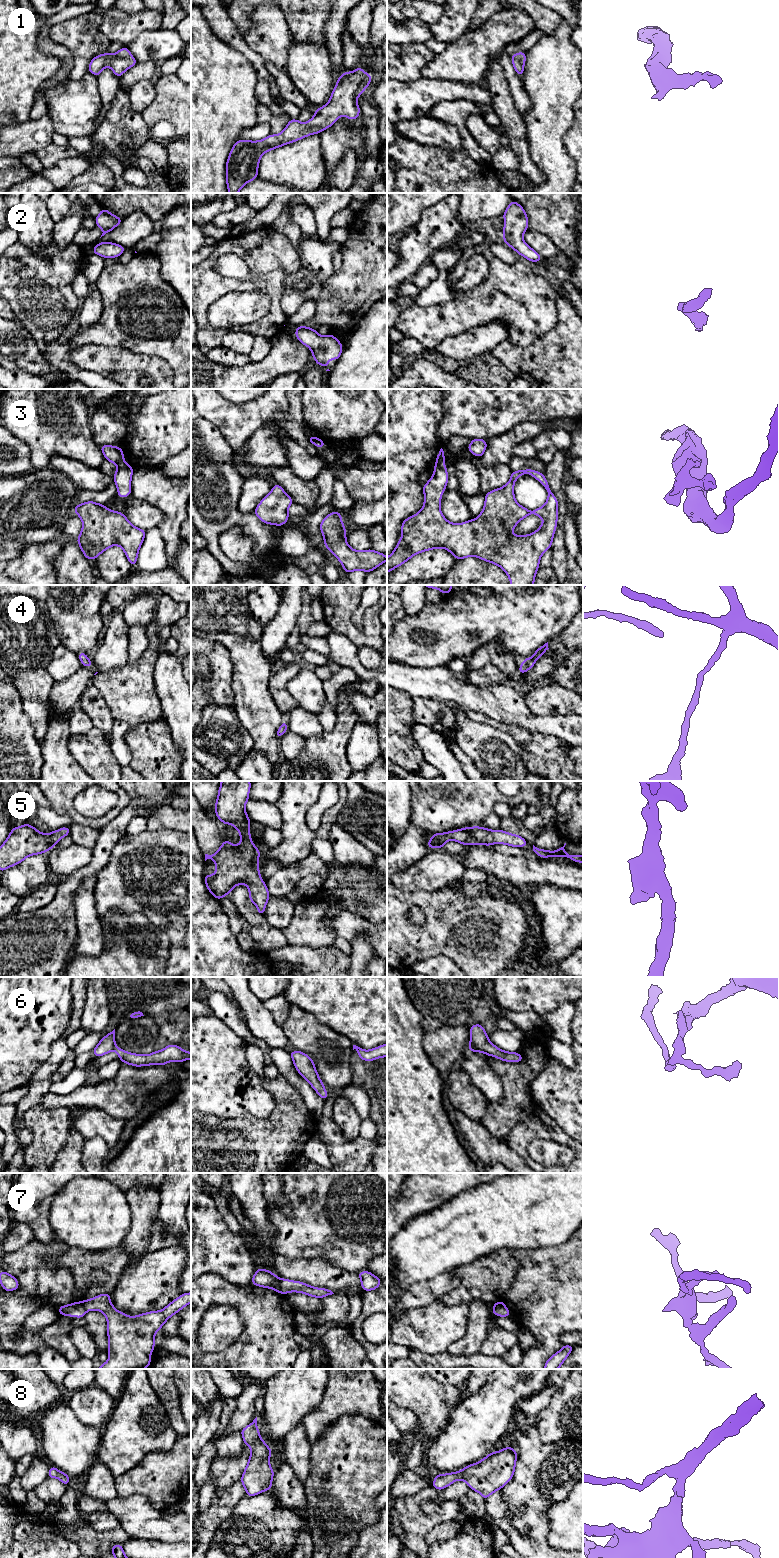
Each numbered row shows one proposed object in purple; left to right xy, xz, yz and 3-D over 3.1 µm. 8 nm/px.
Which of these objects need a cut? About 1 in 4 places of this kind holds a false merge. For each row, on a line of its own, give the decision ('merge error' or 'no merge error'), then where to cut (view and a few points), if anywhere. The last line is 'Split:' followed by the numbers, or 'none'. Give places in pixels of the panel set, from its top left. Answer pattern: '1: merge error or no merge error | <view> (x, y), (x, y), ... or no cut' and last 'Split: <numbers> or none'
1: no merge error | no cut
2: no merge error | no cut
3: merge error | yz (442, 462), (436, 464)
4: no merge error | no cut
5: no merge error | no cut
6: merge error | xy (116, 1046), (113, 1049)
7: merge error | xz (278, 1278), (281, 1292)
8: no merge error | no cut
Split: 3, 6, 7

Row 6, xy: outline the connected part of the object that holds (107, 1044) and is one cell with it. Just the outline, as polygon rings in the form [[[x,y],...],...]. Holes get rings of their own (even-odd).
[[[115,1029],[103,1037],[98,1045],[92,1050],[95,1057],[103,1056],[116,1047],[115,1044]]]

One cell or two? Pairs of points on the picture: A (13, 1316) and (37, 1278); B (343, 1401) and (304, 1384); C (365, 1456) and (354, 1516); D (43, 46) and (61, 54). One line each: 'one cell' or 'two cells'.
A: one cell
B: two cells
C: one cell
D: one cell

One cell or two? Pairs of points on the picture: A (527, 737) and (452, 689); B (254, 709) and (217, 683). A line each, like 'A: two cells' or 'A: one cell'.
A: two cells
B: two cells

